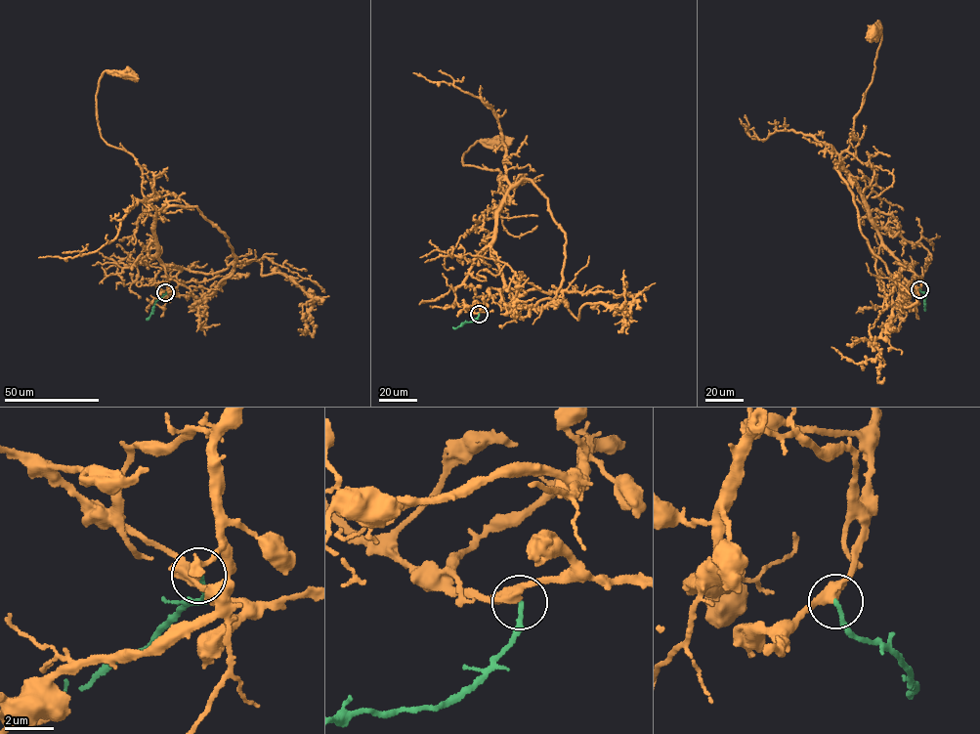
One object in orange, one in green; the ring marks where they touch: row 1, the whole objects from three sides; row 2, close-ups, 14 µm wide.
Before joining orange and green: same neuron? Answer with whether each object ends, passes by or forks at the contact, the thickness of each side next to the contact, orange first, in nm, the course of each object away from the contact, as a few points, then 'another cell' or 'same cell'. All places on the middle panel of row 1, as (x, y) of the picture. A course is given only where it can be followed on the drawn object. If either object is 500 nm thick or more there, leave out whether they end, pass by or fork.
orange passes by; green ends; calibres 360 and 160 nm; course orange (479, 314), (503, 286), (491, 245), (510, 185), (497, 169), (462, 158), (481, 140), (502, 143); course green (479, 314), (473, 322), (452, 326); another cell

